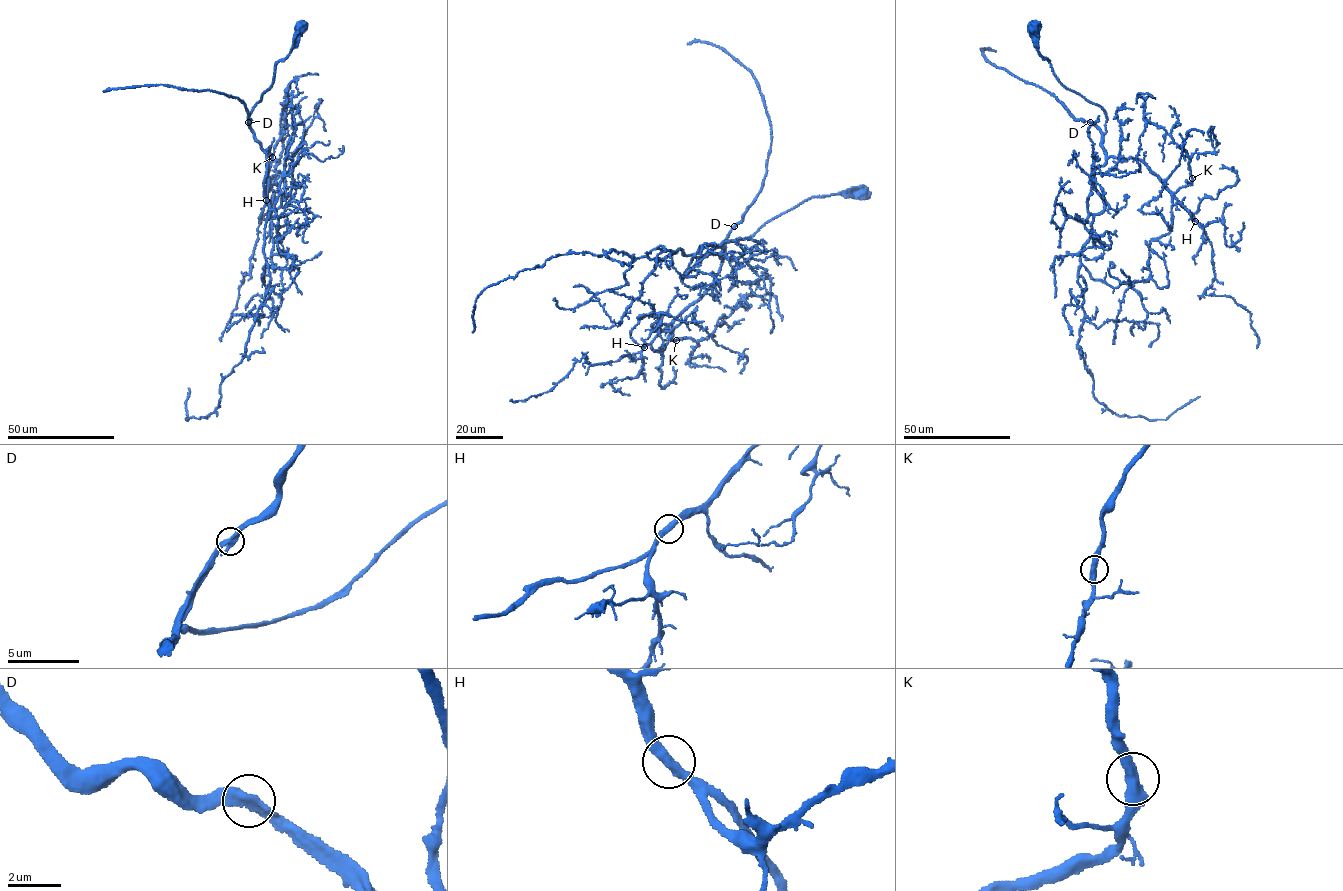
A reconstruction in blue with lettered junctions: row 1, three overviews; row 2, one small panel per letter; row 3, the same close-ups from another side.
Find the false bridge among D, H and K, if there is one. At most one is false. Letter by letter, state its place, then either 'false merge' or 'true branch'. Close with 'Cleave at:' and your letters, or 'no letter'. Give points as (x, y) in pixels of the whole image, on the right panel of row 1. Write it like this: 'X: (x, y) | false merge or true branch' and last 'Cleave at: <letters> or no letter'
D: (1090, 122) | true branch
H: (1195, 221) | true branch
K: (1192, 178) | true branch
Cleave at: no letter

